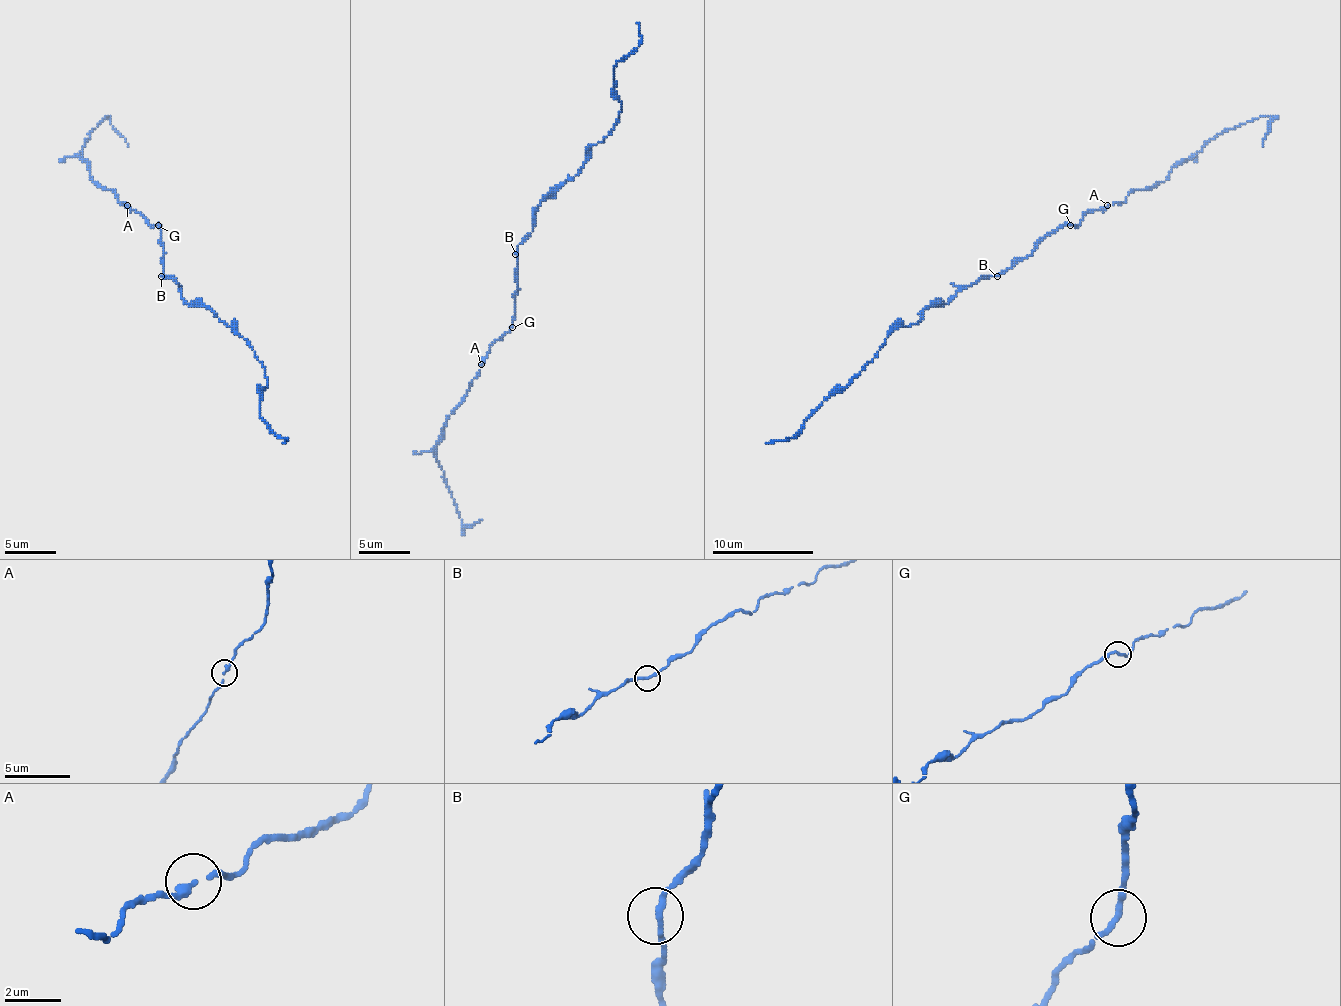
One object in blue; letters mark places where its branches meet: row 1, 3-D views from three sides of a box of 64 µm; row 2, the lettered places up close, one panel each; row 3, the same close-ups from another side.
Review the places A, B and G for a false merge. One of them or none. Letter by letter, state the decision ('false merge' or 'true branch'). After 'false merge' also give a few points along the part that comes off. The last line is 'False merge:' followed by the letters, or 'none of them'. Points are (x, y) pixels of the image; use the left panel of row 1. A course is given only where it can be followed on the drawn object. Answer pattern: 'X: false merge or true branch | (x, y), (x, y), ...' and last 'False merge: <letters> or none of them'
A: true branch
B: true branch
G: true branch
False merge: none of them

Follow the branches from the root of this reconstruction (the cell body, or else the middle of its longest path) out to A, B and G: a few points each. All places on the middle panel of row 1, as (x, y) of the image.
A: (517, 276), (512, 327), (489, 347), (482, 365)
B: (517, 276), (515, 254)
G: (517, 276), (512, 327)

